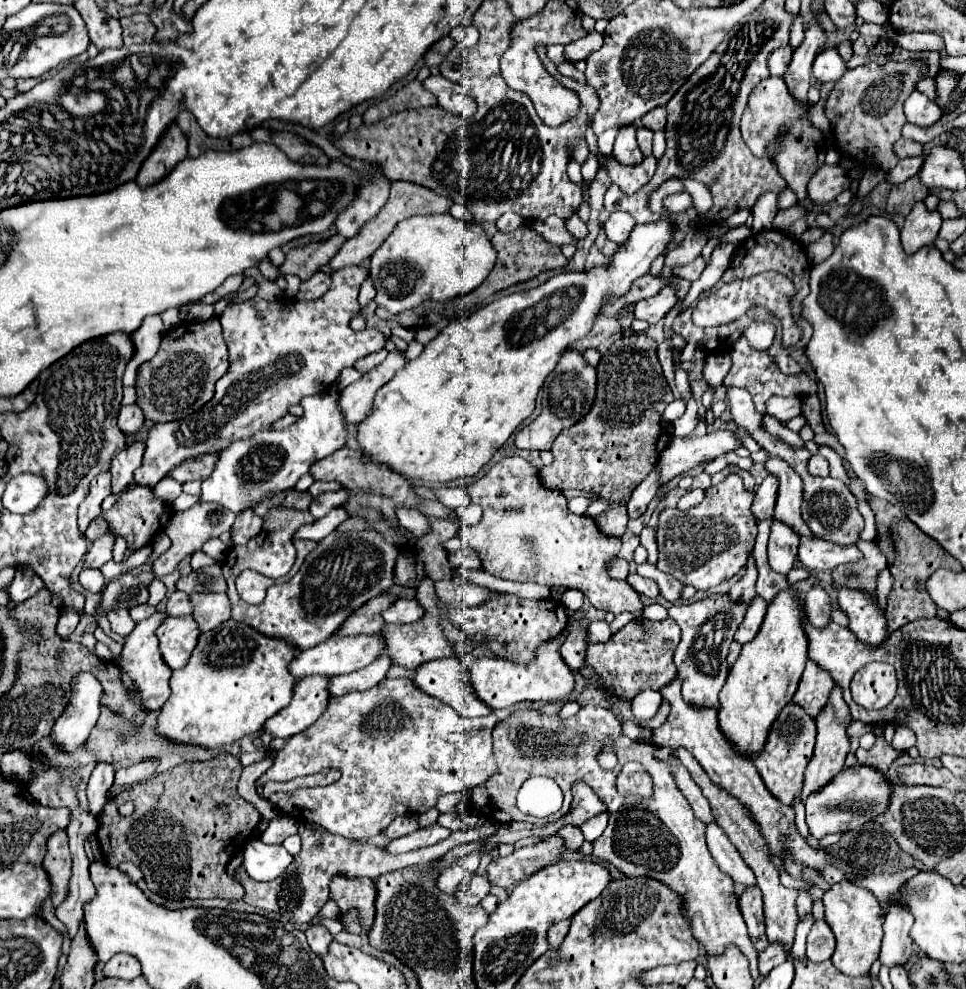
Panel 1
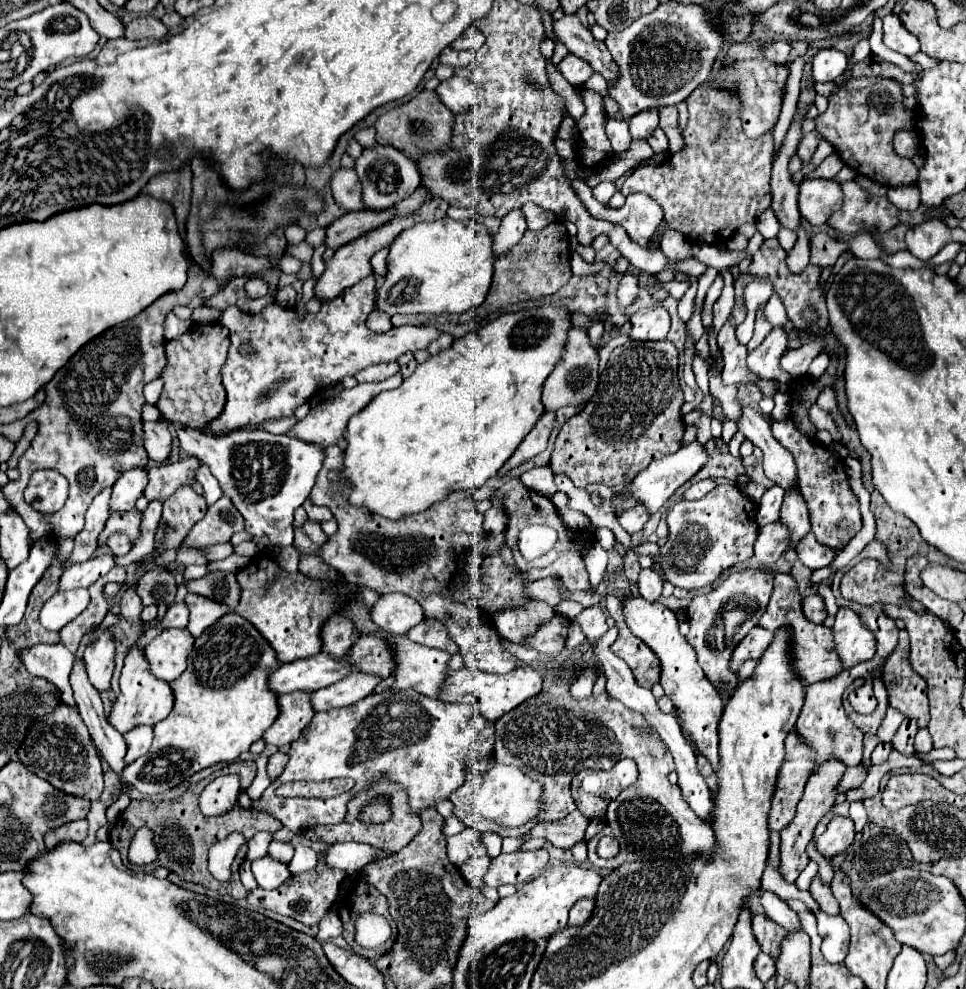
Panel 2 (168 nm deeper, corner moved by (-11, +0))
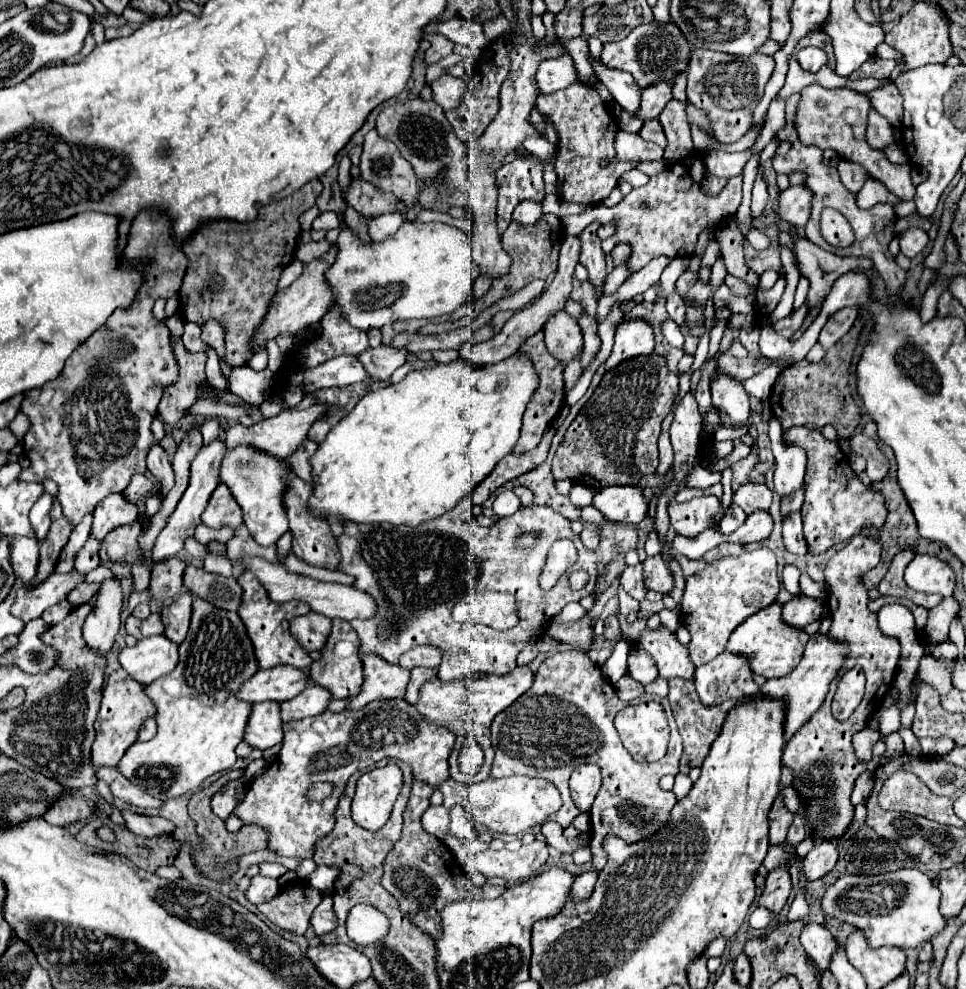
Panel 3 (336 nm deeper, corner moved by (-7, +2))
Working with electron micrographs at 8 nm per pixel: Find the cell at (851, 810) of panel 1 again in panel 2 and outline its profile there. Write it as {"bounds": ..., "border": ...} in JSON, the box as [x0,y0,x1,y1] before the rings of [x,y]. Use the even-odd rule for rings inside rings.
{"bounds":[816,816,854,859],"border":[[[835,816],[827,825],[826,831],[818,837],[816,849],[826,857],[834,859],[844,853],[854,839],[854,823],[850,817]]]}

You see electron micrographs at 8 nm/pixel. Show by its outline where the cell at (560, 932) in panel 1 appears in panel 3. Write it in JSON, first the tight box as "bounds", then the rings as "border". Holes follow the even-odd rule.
{"bounds":[572,871,598,901],"border":[[[588,871],[576,877],[574,885],[572,885],[572,897],[576,897],[576,901],[584,901],[592,895],[594,891],[594,883],[596,883],[598,873],[596,871]]]}

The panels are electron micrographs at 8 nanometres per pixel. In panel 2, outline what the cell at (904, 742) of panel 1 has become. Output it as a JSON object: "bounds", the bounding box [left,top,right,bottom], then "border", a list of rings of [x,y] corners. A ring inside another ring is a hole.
{"bounds":[914,729,934,753],"border":[[[920,729],[920,731],[918,731],[918,735],[916,735],[916,743],[914,743],[914,749],[916,749],[918,753],[928,753],[928,751],[934,749],[934,747],[932,747],[932,737],[930,737],[928,729]]]}

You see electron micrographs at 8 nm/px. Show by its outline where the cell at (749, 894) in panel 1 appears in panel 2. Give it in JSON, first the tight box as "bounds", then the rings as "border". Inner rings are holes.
{"bounds":[752,915,788,959],"border":[[[764,915],[752,917],[752,933],[764,953],[776,959],[780,955],[780,943],[784,941],[784,935],[788,935],[780,925],[776,925],[772,919]]]}

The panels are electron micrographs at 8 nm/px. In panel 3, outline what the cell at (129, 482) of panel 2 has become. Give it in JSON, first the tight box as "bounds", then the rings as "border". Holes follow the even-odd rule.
{"bounds":[92,493,138,539],"border":[[[112,493],[104,497],[96,509],[94,509],[94,523],[92,523],[92,535],[98,539],[104,539],[112,529],[132,523],[138,517],[136,503],[128,501],[124,493]]]}

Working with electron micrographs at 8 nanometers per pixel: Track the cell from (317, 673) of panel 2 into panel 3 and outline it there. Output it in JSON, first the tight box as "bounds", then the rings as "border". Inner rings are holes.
{"bounds":[238,665,310,703],"border":[[[276,665],[272,669],[260,669],[240,689],[238,697],[250,703],[258,701],[288,701],[302,693],[310,683],[308,671],[292,665]]]}

